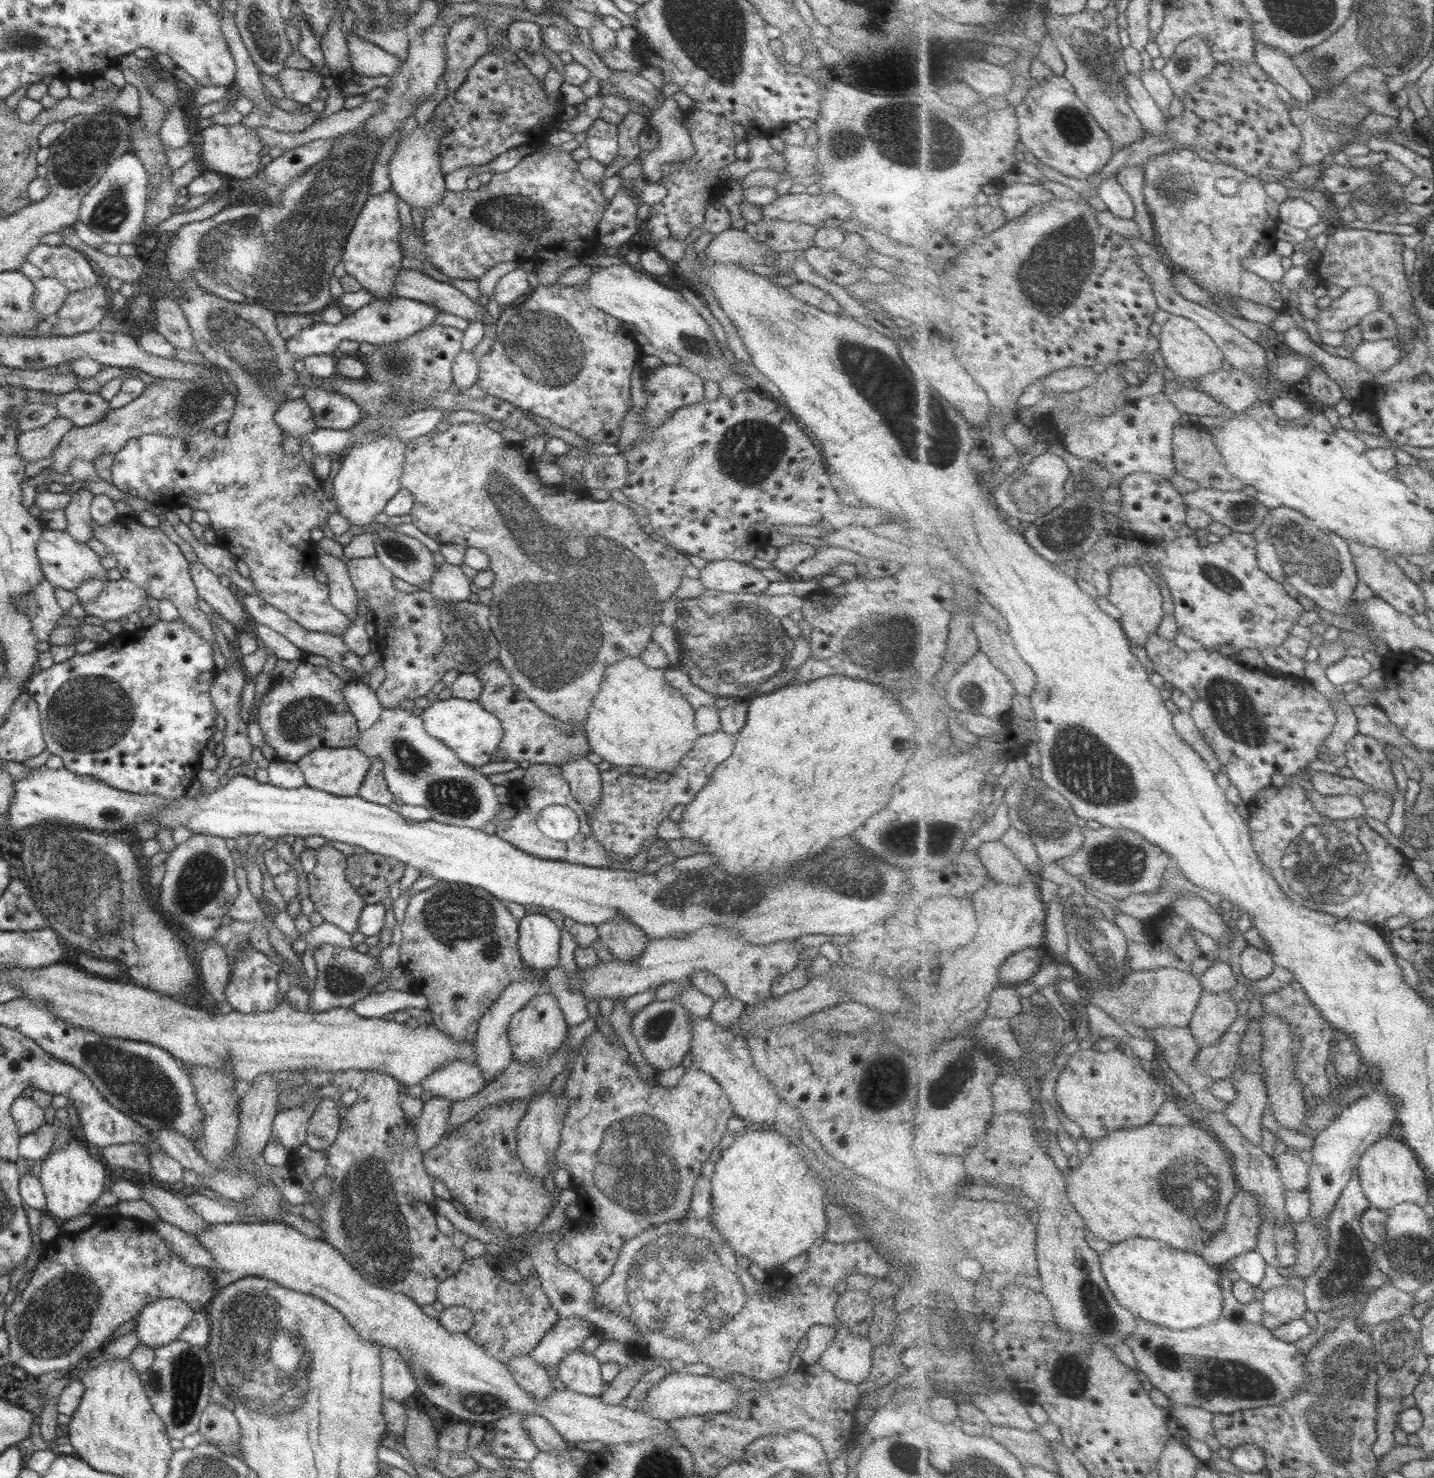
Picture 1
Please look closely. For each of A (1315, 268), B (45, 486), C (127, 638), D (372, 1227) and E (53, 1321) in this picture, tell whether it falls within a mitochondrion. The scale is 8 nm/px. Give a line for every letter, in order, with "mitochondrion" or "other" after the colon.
A: other
B: other
C: other
D: mitochondrion
E: mitochondrion

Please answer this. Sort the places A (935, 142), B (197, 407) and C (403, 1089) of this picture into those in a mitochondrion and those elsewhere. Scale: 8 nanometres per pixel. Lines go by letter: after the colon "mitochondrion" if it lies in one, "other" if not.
A: mitochondrion
B: mitochondrion
C: other

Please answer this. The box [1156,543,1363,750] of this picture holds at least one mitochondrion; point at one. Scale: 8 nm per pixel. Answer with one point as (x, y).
(1215, 575)

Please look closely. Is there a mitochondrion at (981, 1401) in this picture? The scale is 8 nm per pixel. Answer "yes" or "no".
no

